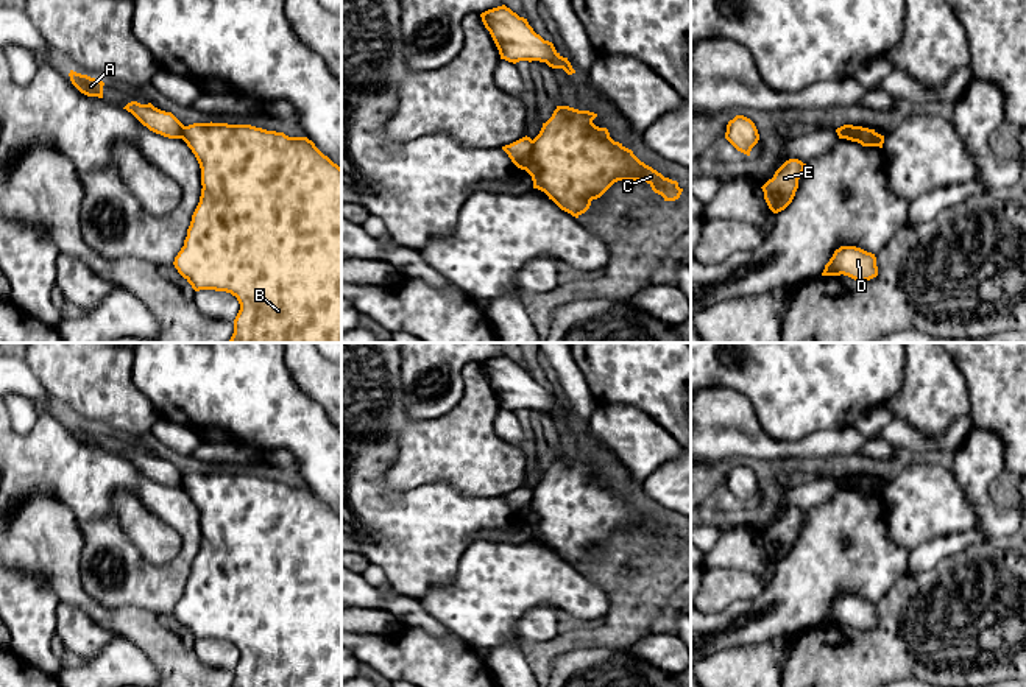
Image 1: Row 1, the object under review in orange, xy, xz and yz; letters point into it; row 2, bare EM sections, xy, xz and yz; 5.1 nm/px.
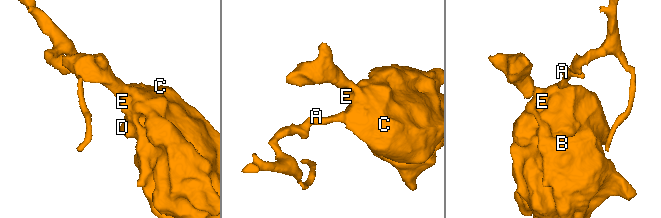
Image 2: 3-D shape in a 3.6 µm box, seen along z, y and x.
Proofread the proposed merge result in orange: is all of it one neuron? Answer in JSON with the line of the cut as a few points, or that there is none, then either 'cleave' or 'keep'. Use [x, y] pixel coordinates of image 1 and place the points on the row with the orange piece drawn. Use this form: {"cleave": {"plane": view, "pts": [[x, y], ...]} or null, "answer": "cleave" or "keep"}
{"cleave": {"plane": "xz", "pts": [[534, 140], [530, 162], [526, 170]]}, "answer": "cleave"}

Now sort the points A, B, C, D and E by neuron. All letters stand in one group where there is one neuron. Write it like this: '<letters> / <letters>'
A / B C D E

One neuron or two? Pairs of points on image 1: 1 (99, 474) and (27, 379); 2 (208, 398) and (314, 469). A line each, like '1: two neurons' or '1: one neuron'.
1: two neurons
2: one neuron

